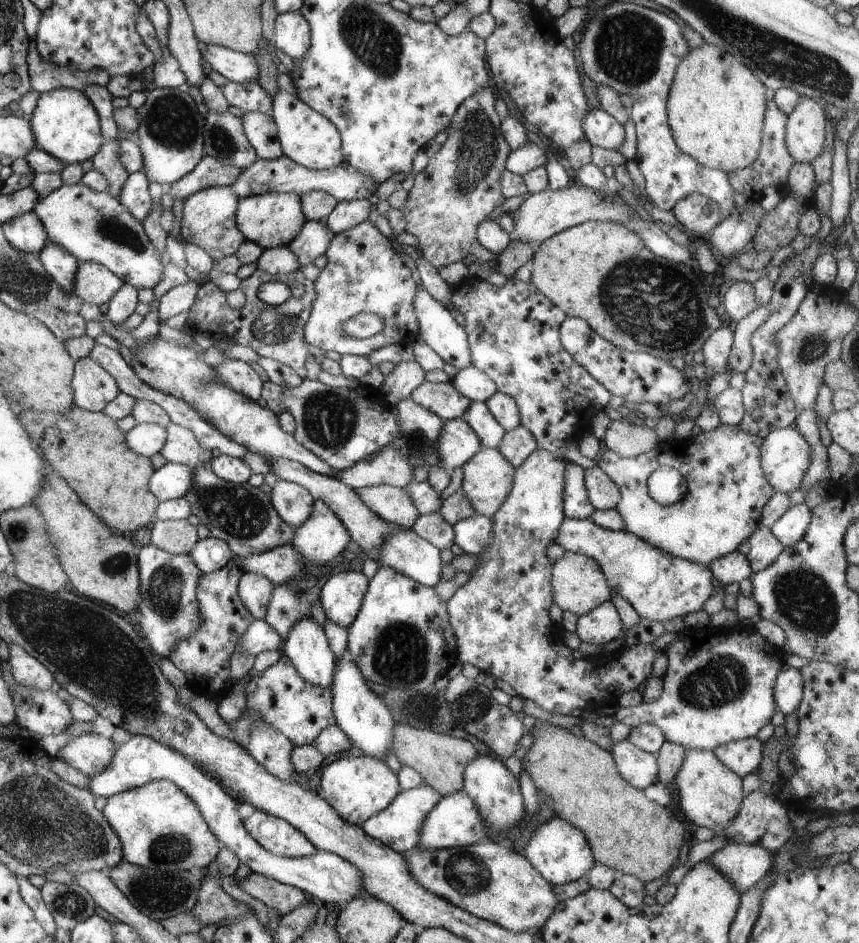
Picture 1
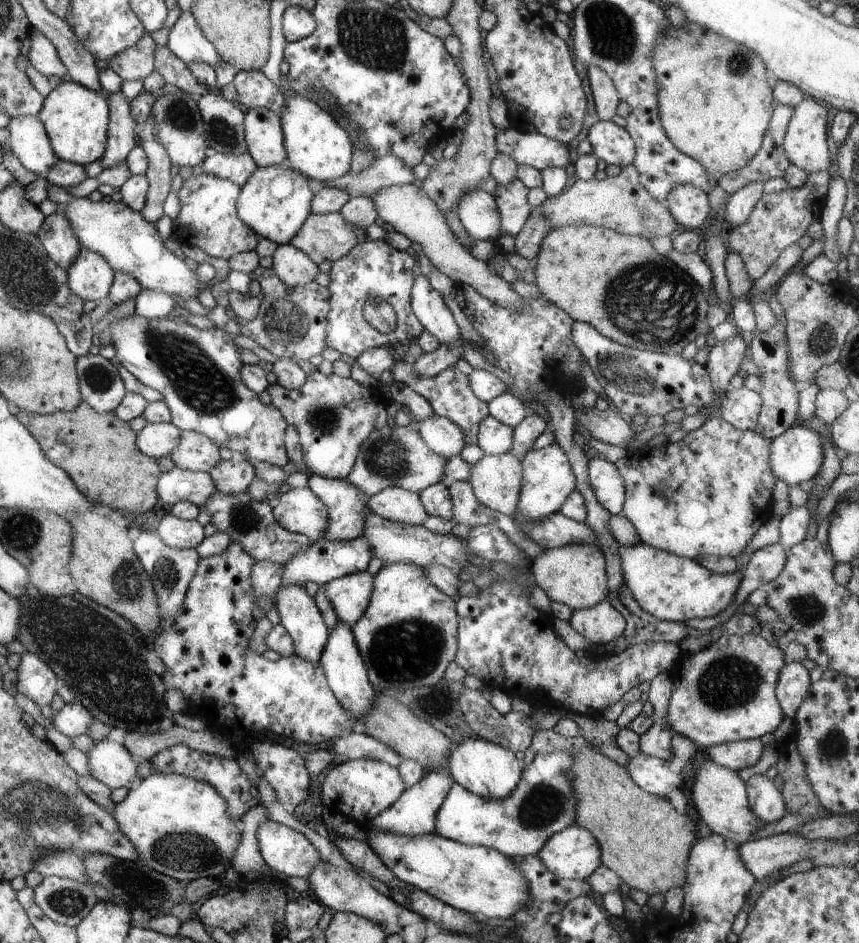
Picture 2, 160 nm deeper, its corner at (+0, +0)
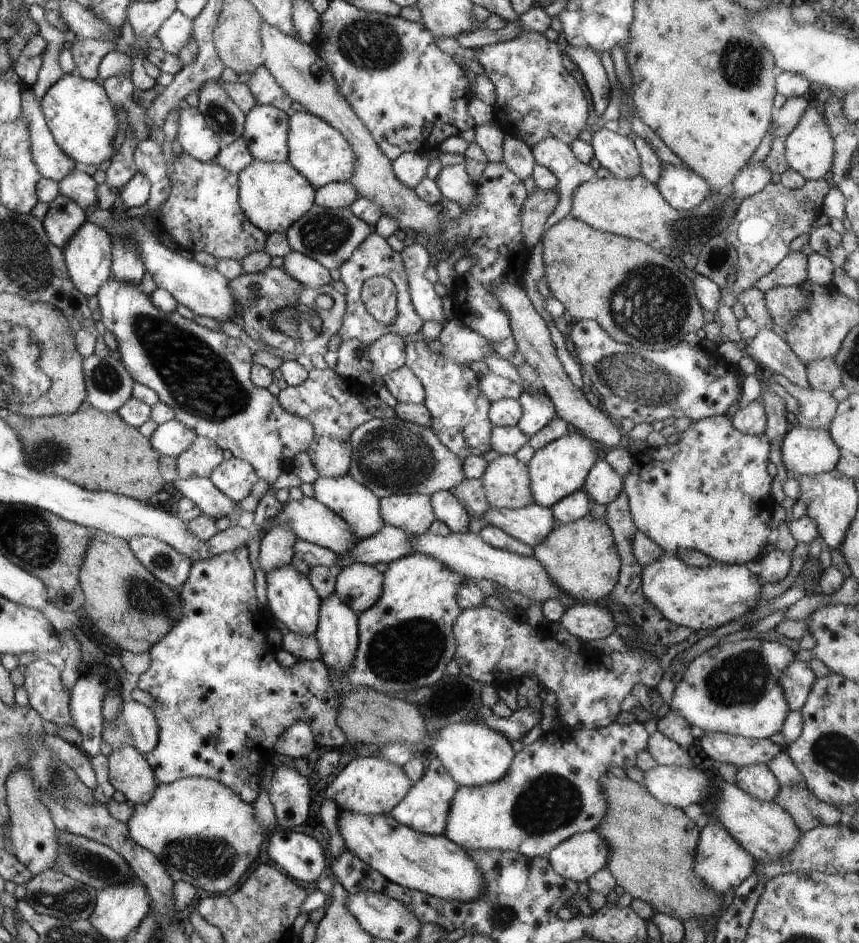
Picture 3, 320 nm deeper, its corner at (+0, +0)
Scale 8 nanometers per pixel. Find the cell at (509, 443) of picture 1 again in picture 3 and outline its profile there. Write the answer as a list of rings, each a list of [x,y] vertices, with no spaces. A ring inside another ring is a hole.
[[[538,386],[540,391],[526,391],[517,399],[522,408],[522,417],[518,427],[528,436],[532,437],[539,429],[549,424],[557,413],[552,405],[551,399]]]

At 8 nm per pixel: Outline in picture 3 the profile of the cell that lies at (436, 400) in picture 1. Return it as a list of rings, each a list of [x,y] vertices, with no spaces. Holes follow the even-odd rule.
[[[424,338],[409,339],[405,347],[405,366],[422,382],[425,391],[423,406],[431,417],[429,428],[442,444],[462,460],[493,450],[493,425],[489,420],[492,402],[479,389],[480,376],[468,365],[457,364],[442,353],[430,352],[429,344]]]

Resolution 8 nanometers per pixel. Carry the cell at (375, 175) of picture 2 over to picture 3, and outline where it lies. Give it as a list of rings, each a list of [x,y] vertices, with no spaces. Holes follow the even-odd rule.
[[[404,152],[392,161],[392,169],[398,181],[416,189],[420,181],[427,176],[426,170],[431,164],[429,155],[421,152]]]

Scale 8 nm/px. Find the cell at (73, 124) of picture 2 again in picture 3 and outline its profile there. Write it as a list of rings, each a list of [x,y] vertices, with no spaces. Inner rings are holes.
[[[75,73],[63,75],[46,92],[41,101],[41,110],[52,137],[58,146],[69,155],[79,167],[98,166],[112,159],[114,142],[118,132],[117,110],[111,98],[104,92],[104,86]]]

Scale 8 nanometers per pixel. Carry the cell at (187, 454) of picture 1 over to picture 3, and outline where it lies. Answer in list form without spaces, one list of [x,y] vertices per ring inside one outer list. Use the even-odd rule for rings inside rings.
[[[197,436],[190,449],[180,454],[176,460],[180,479],[209,478],[224,461],[224,454],[212,440]]]

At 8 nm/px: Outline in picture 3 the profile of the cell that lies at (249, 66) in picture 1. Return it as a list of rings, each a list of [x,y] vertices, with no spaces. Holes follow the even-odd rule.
[[[175,11],[167,19],[159,32],[155,36],[160,40],[162,49],[172,55],[178,55],[180,50],[191,40],[193,21],[189,20],[184,14]]]

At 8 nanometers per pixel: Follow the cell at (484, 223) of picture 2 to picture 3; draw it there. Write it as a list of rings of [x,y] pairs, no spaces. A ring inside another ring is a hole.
[[[463,164],[444,166],[435,182],[442,196],[458,202],[464,211],[475,203],[475,194],[478,190]]]

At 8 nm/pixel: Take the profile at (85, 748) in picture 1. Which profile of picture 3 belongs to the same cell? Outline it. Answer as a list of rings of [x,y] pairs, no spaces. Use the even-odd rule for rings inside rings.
[[[136,747],[113,750],[108,759],[109,781],[134,805],[151,800],[159,783],[148,761]]]

